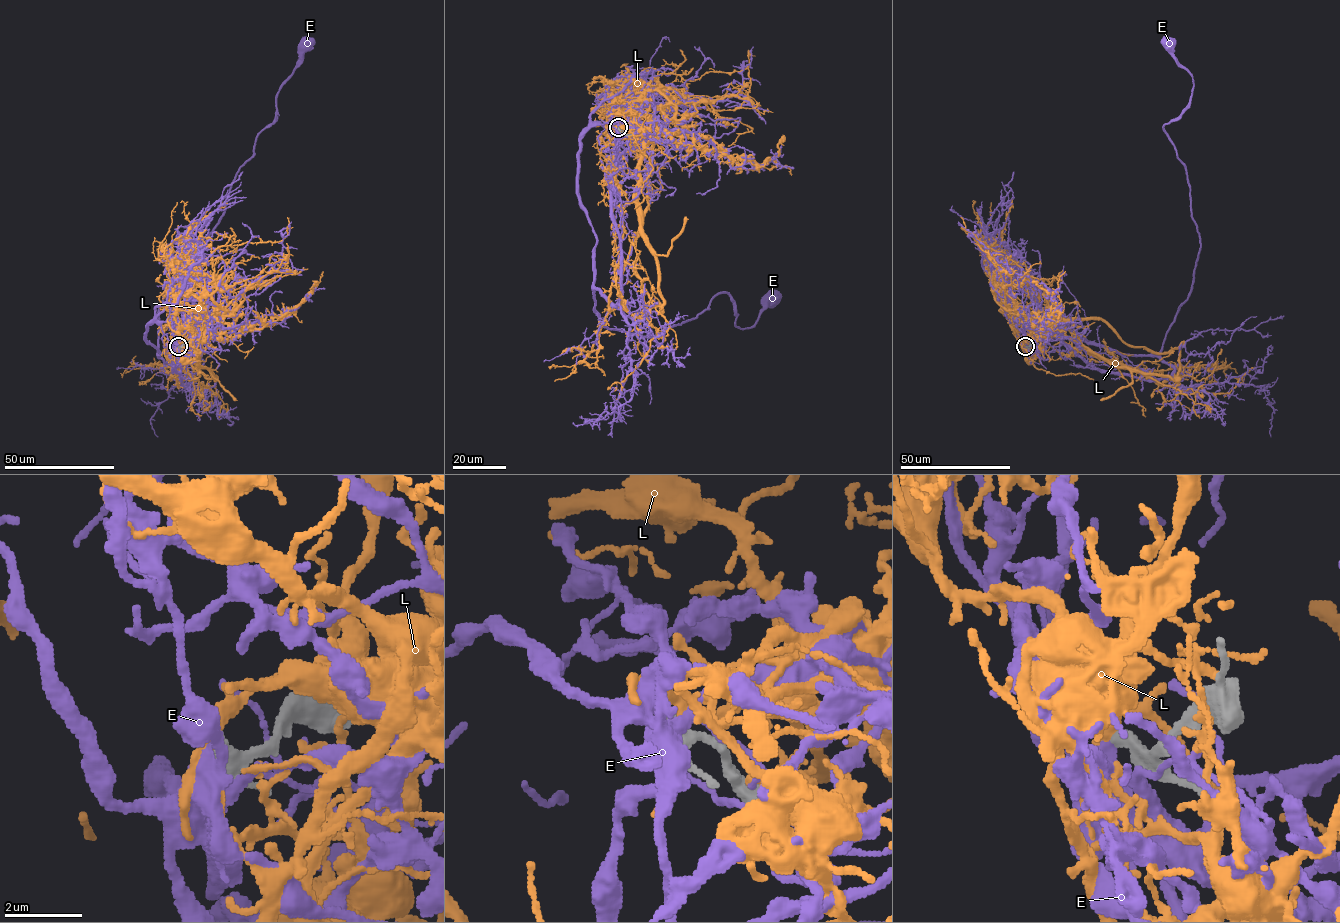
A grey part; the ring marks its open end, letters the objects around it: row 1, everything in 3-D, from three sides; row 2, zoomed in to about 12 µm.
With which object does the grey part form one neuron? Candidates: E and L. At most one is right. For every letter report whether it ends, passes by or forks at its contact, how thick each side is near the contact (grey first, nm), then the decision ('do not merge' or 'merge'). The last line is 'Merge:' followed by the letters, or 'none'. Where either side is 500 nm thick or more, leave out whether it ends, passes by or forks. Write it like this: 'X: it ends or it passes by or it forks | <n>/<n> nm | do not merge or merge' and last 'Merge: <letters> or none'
E: it passes by | 400/320 nm | merge
L: it forks | 400/320 nm | do not merge
Merge: E

